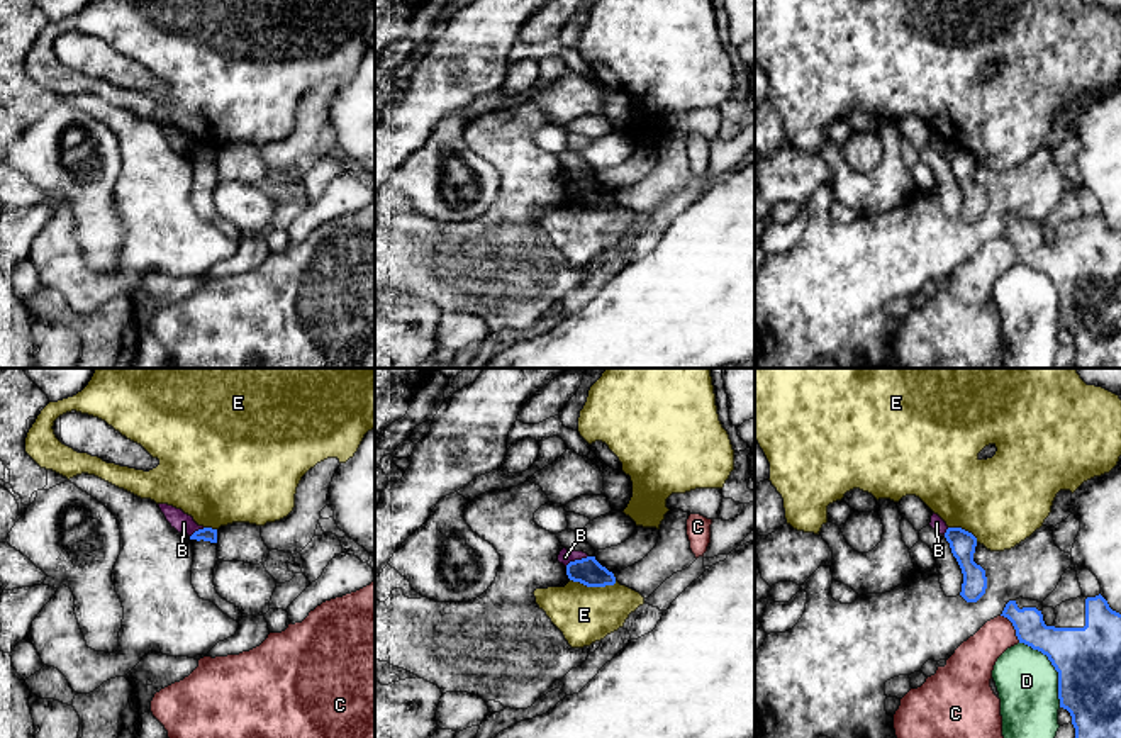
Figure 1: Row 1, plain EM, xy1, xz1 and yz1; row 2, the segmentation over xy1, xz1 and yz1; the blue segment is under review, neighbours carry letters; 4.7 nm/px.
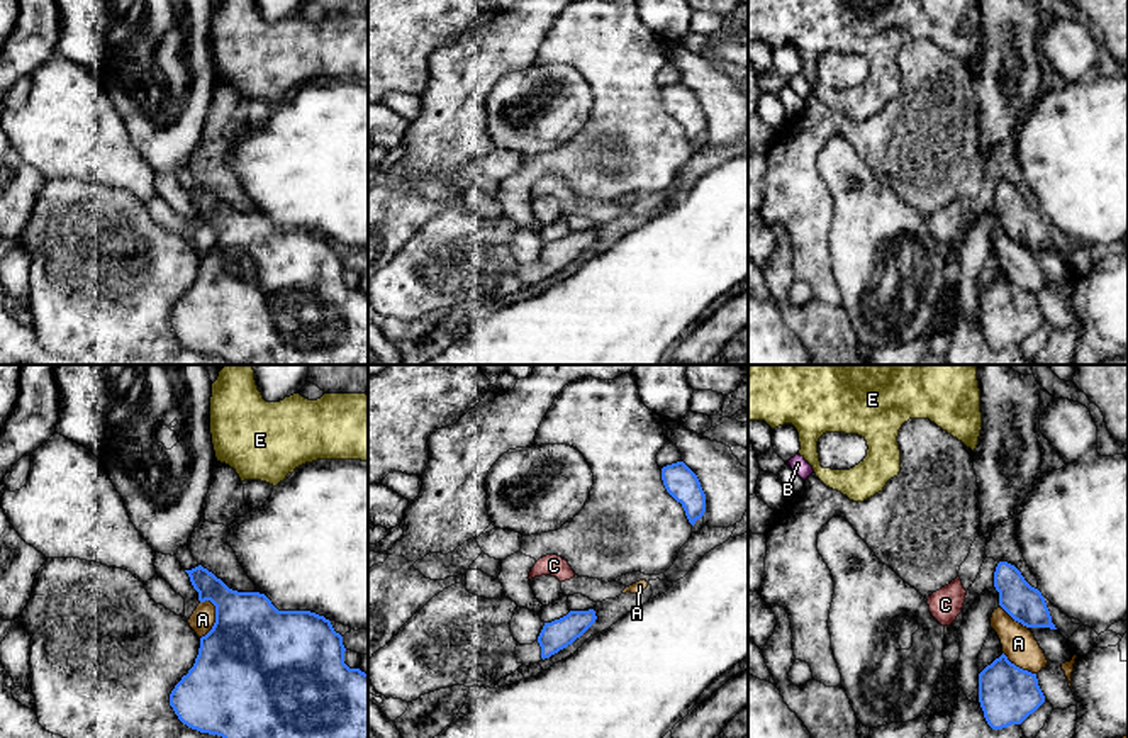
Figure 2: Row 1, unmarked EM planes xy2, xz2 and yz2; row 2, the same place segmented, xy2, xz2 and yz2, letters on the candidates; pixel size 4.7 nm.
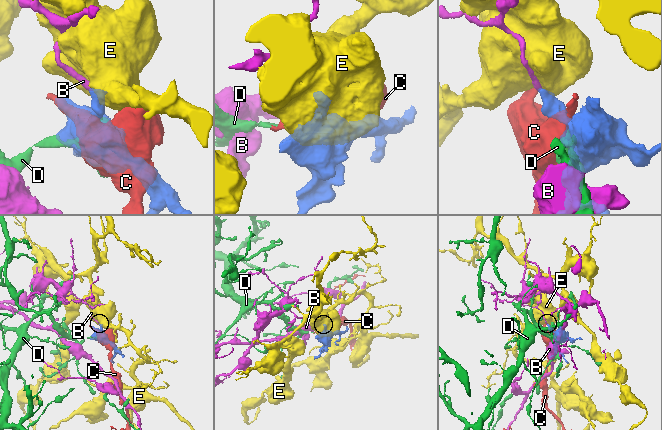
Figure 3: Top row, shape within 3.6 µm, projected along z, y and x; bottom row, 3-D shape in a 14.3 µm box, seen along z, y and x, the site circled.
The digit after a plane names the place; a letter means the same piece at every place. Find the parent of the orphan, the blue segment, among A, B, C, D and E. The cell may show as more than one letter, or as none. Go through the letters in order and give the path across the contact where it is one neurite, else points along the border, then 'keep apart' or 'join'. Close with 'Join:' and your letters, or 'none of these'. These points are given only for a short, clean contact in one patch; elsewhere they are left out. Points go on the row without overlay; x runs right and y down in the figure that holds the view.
A: keep apart
B: border xz1 (587, 175), (565, 185); keep apart
C: keep apart
D: keep apart
E: border xz1 (570, 199), (587, 206), (613, 206), (616, 202); keep apart
Join: none of these

